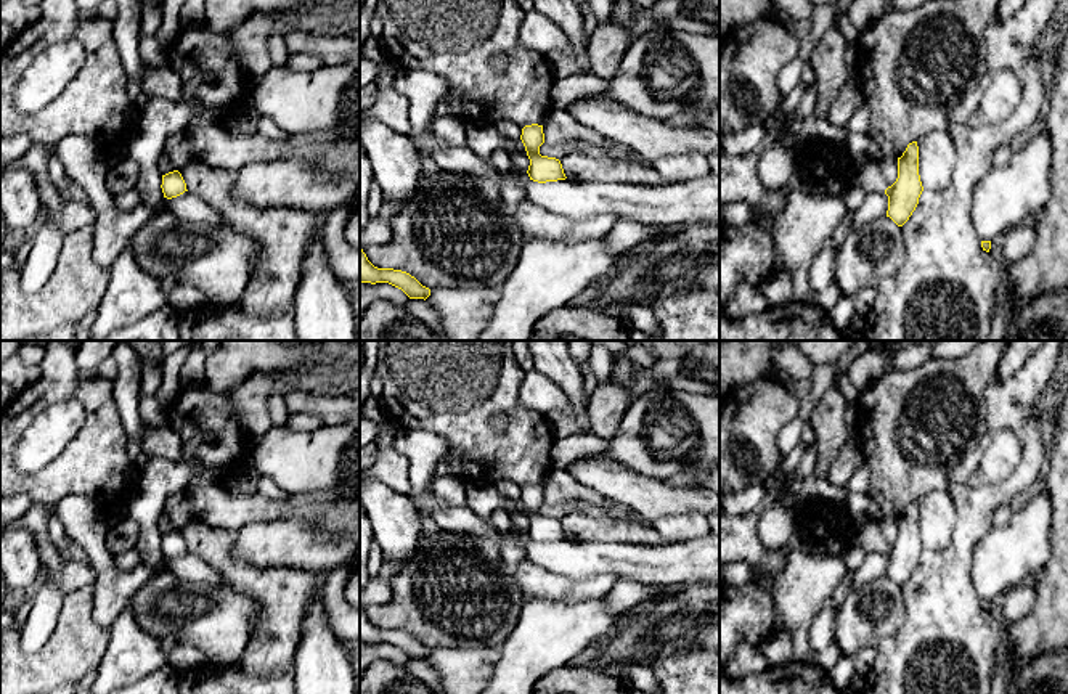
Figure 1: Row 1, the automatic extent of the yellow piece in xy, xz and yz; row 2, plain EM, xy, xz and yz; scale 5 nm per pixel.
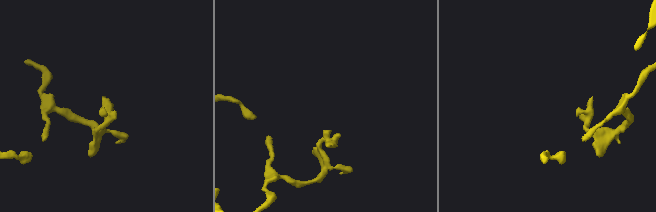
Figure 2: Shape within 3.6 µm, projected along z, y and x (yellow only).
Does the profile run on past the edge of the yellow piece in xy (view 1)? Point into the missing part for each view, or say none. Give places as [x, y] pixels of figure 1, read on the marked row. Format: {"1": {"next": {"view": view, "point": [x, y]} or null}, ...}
{"1": {"next": null}}

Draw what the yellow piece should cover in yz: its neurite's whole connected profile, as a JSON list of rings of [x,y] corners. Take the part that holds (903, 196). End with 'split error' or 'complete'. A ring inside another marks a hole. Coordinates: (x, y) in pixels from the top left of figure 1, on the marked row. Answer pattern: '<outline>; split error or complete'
[[[917,141],[907,145],[901,157],[898,157],[898,178],[885,190],[888,196],[890,217],[898,227],[903,227],[919,204],[923,191],[919,175],[919,146]]]; complete

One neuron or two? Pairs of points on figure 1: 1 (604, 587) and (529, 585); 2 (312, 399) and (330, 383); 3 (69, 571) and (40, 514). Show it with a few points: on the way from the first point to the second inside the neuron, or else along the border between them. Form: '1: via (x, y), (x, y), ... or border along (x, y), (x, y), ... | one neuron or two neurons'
1: via (585, 588), (548, 587) | one neuron
2: border along (293, 389), (342, 395) | two neurons
3: via (55, 558), (42, 542), (40, 529) | one neuron

